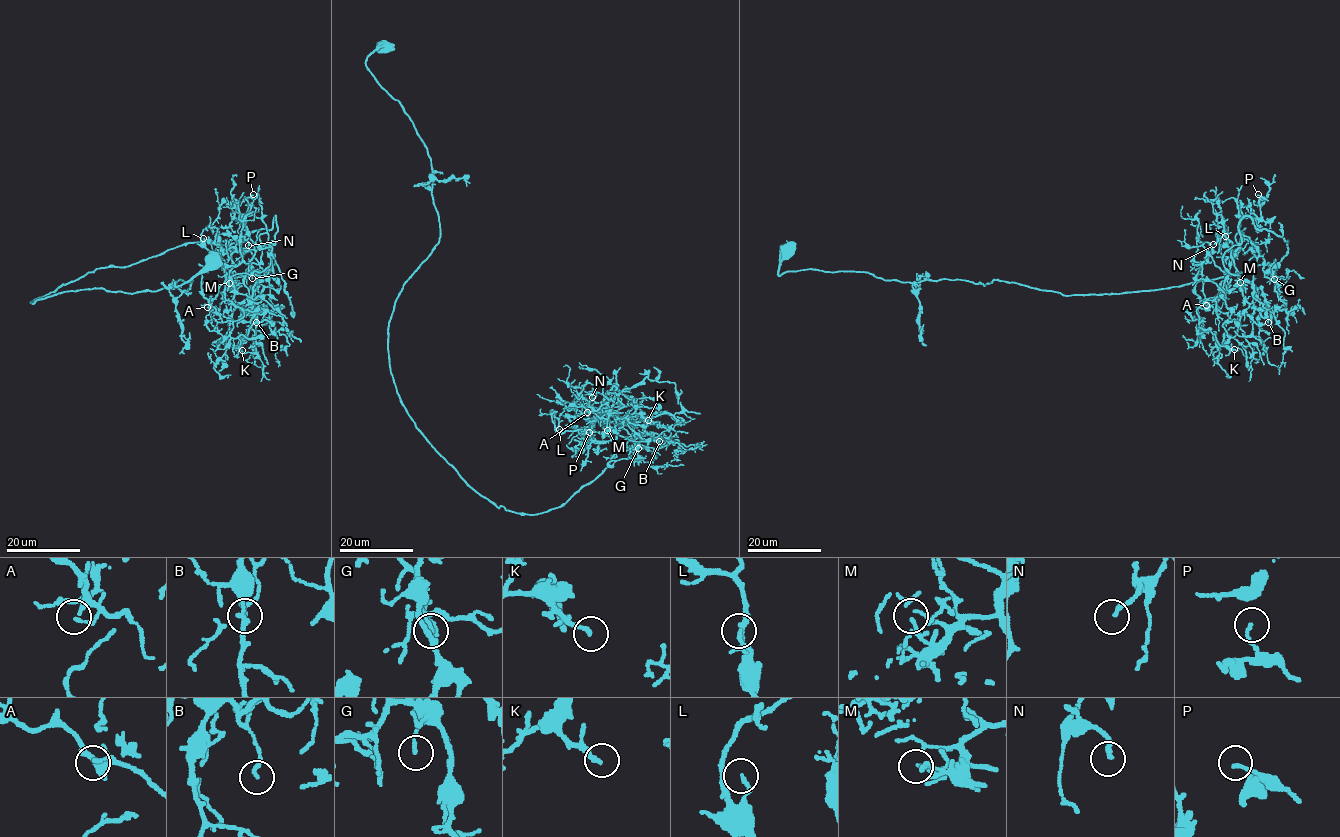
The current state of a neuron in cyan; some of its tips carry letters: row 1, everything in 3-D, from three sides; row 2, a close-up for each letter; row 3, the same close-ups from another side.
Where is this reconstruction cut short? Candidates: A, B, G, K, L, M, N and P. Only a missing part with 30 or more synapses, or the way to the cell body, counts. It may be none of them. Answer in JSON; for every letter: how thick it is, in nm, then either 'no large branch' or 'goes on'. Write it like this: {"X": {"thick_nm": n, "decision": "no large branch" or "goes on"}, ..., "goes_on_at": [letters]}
{"A": {"thick_nm": 130, "decision": "no large branch"}, "B": {"thick_nm": 170, "decision": "no large branch"}, "G": {"thick_nm": 130, "decision": "no large branch"}, "K": {"thick_nm": 130, "decision": "goes on"}, "L": {"thick_nm": 130, "decision": "no large branch"}, "M": {"thick_nm": 160, "decision": "goes on"}, "N": {"thick_nm": 170, "decision": "no large branch"}, "P": {"thick_nm": 120, "decision": "no large branch"}, "goes_on_at": ["K", "M"]}

